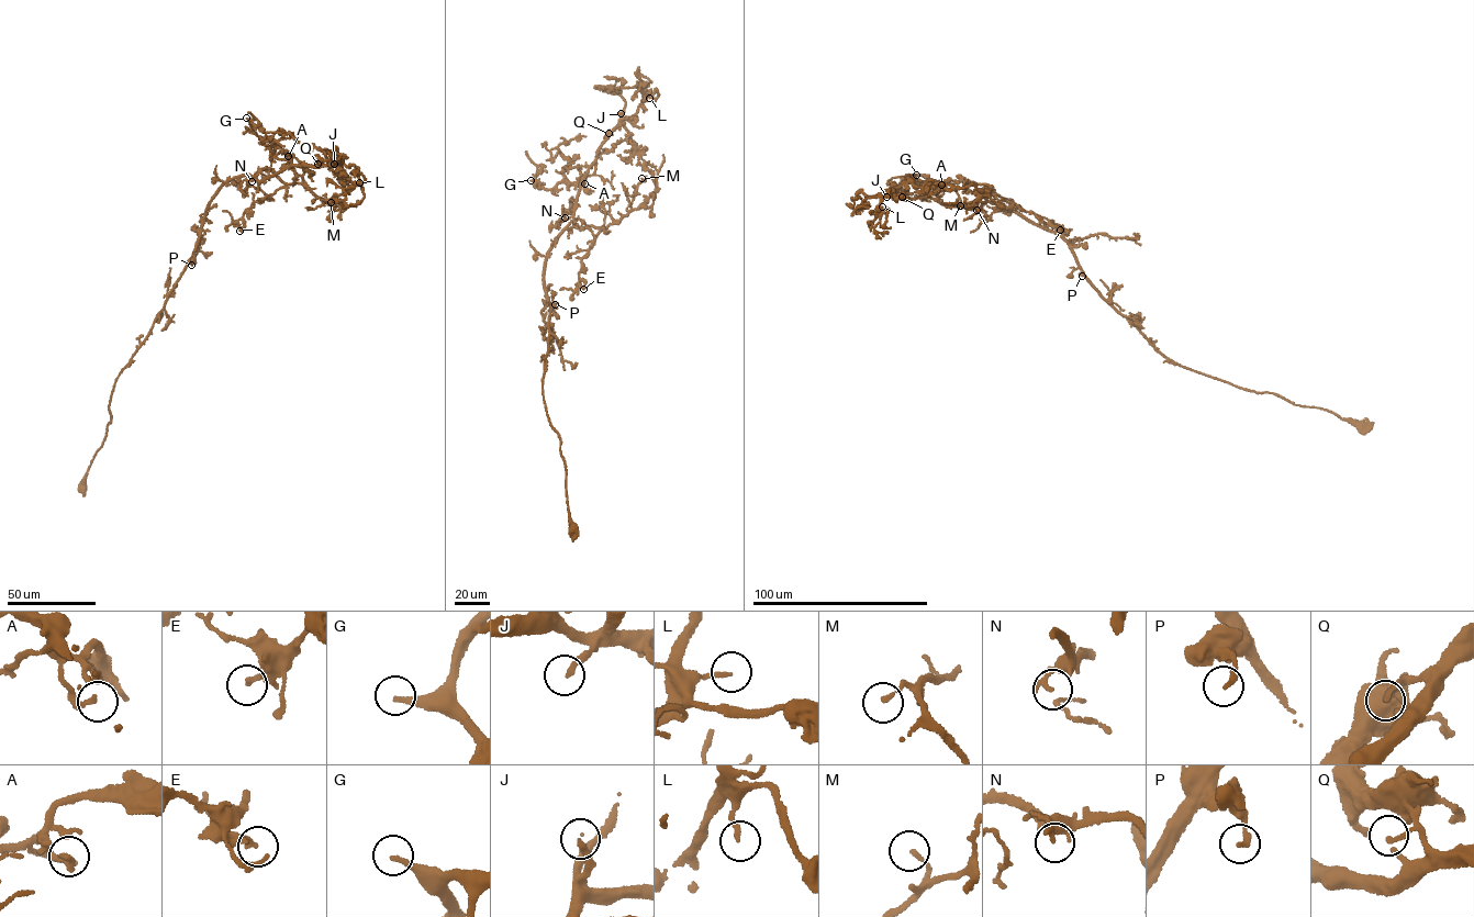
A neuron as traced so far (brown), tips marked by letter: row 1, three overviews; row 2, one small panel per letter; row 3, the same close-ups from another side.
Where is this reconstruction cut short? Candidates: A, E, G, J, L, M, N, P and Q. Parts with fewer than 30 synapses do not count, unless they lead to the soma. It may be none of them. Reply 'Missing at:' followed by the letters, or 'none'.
Missing at: G

